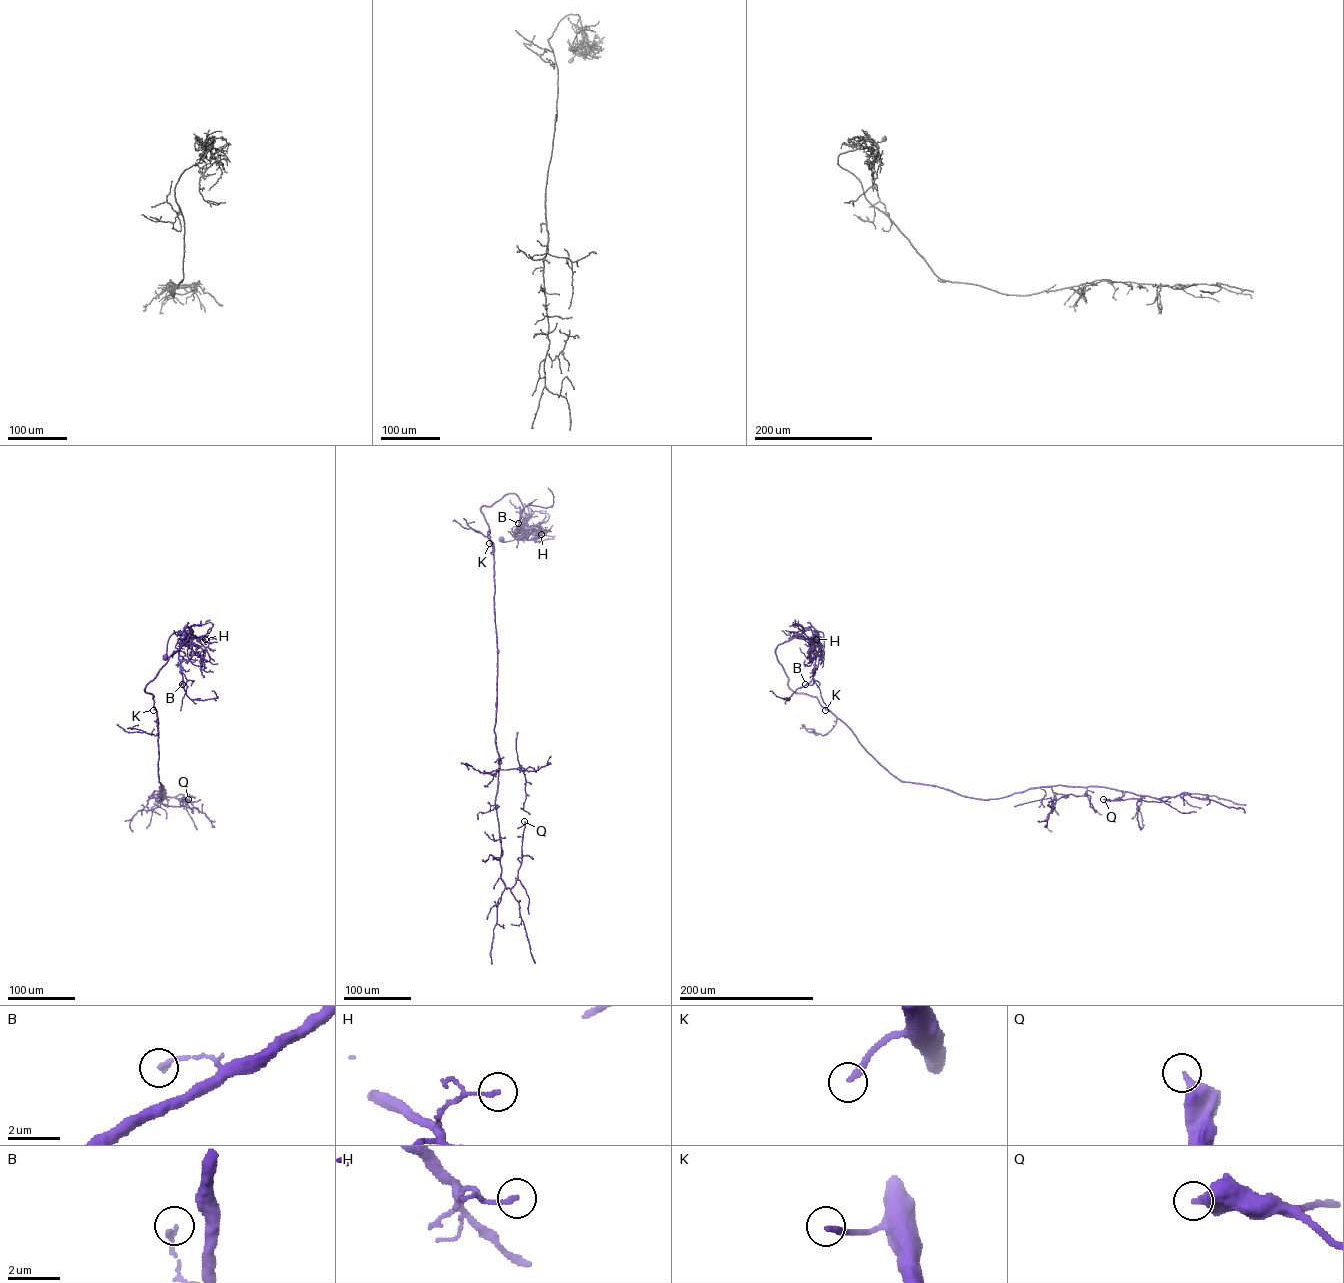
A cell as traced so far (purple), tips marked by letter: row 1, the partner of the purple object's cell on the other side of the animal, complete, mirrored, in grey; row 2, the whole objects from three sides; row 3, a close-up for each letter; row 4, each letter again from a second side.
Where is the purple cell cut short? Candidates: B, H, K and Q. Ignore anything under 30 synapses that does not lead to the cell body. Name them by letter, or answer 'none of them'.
K

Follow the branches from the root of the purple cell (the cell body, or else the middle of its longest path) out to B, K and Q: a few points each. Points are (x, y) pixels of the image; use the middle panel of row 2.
B: (501, 538), (503, 542), (513, 540), (526, 532), (522, 536), (515, 536), (518, 523)
K: (501, 538), (513, 540), (527, 530), (523, 507), (515, 493), (481, 507), (489, 543)
Q: (501, 538), (527, 530), (515, 493), (481, 508), (493, 556), (495, 806), (506, 888), (518, 877), (524, 821)

